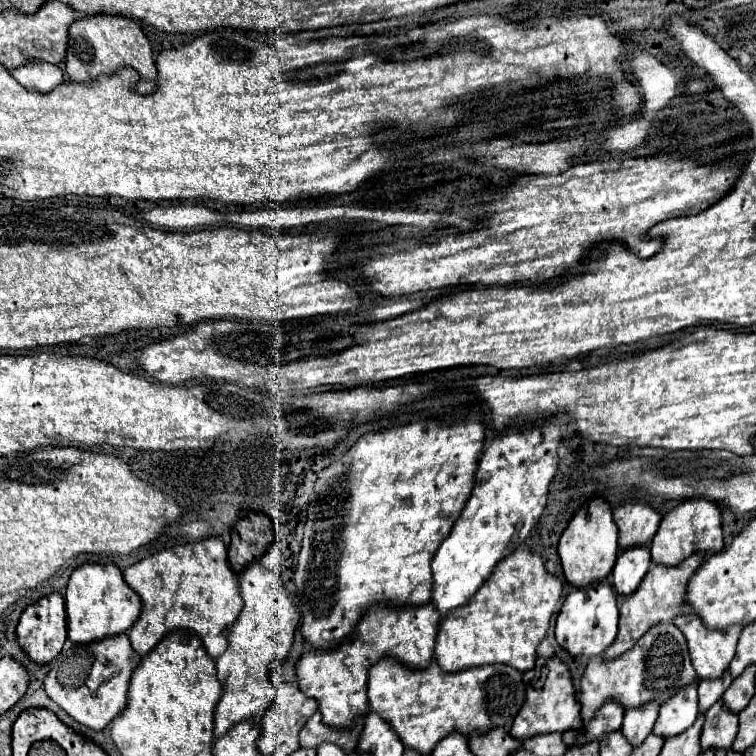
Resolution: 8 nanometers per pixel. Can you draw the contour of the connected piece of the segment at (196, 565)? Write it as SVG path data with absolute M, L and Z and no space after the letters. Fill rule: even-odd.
M207 538L195 544L173 546L157 552L123 572L125 582L139 594L143 612L139 620L127 630L133 650L147 656L165 634L185 628L193 630L207 654L215 660L227 646L227 632L237 620L243 600L239 596L237 576L227 562L227 548L221 538Z

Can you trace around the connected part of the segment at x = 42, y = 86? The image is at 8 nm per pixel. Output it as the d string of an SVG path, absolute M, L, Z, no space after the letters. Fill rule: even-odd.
M47 62L25 64L17 70L13 70L11 74L27 90L37 90L37 92L43 92L43 94L51 92L53 88L57 88L63 82L61 68L53 66L53 64L47 64Z

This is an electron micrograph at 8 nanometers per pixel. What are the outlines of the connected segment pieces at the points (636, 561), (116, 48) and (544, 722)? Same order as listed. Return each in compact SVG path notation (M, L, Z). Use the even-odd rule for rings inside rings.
M629 548L629 552L621 552L611 572L615 592L619 596L633 594L649 570L649 564L651 560L647 548Z
M99 14L99 16L91 16L91 18L81 18L81 20L71 24L71 28L69 28L69 48L67 48L67 56L65 56L65 72L69 74L69 78L73 82L81 82L81 84L93 82L101 74L111 76L111 74L117 74L121 68L133 68L141 76L141 82L135 84L135 90L139 94L151 94L151 92L157 90L157 68L155 68L151 44L149 44L147 36L143 34L143 30L137 22L123 18L123 16Z
M537 658L535 668L527 670L523 674L525 686L527 686L527 698L521 708L521 712L515 716L511 726L511 736L515 740L527 740L541 734L553 734L553 732L567 732L567 730L581 730L583 722L579 716L579 704L575 700L575 690L571 684L569 670L563 662L557 658Z

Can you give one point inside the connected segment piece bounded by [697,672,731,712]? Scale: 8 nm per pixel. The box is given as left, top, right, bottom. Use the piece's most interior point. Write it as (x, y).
(710, 691)

